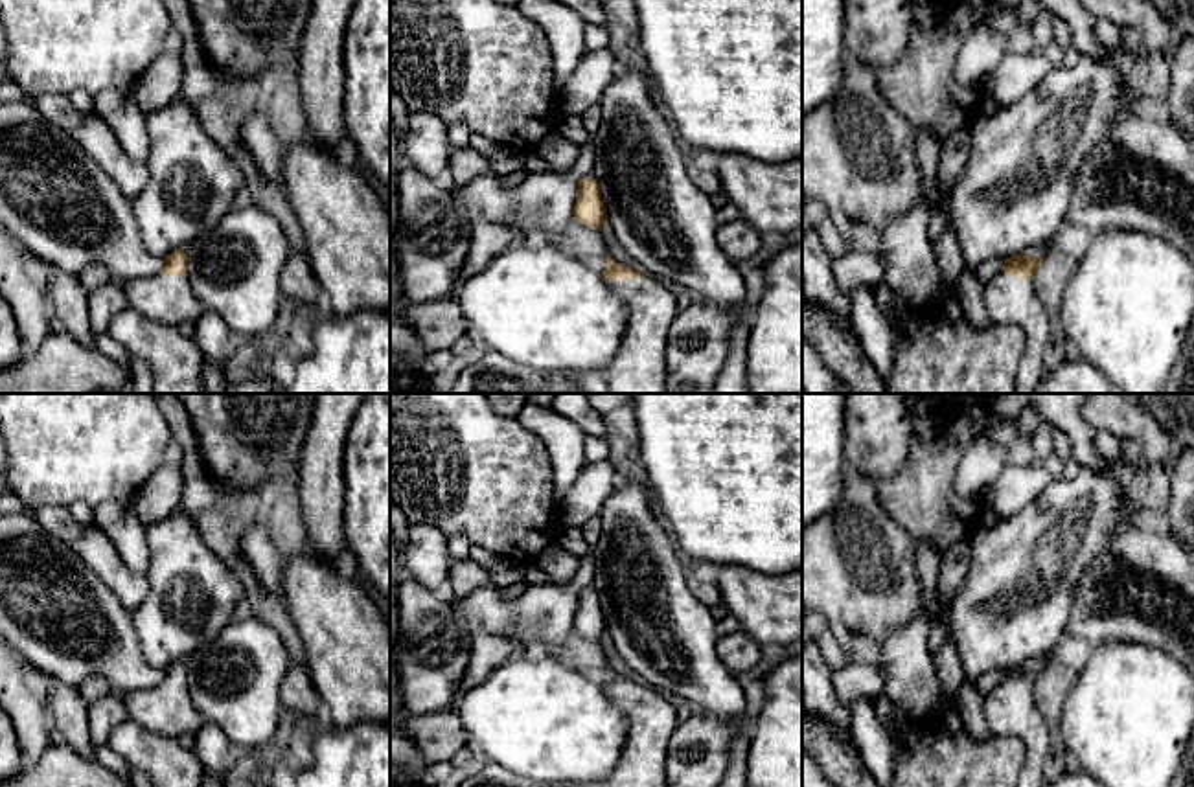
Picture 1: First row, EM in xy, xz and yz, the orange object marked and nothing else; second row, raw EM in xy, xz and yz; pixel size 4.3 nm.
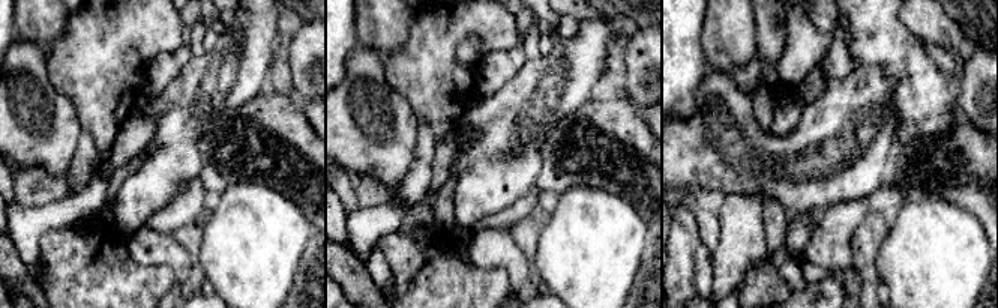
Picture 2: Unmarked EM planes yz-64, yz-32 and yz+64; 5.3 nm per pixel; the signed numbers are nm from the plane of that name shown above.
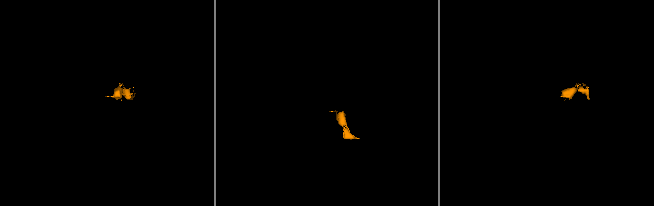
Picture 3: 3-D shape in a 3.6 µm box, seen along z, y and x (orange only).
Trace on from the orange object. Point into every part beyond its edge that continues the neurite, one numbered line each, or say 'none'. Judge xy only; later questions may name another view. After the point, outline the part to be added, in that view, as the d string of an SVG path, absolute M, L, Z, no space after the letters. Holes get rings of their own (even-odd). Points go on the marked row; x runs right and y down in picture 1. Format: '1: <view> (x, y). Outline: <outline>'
1: xy (170, 300). Outline: M156 274L120 283L129 307L134 307L156 324L178 325L182 322L197 322L204 313L186 276Z

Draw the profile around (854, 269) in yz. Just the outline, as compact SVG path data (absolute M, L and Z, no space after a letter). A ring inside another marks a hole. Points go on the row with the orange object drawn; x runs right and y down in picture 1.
M879 250L855 252L833 257L833 278L837 287L850 298L859 285L878 285L887 270L887 261Z

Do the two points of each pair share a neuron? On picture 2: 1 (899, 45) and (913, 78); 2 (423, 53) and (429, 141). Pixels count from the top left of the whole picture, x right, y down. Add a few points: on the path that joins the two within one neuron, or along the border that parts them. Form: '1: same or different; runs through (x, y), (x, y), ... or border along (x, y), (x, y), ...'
1: same; runs through (899, 53), (910, 71)
2: different; border along (420, 120), (431, 128), (437, 141)

